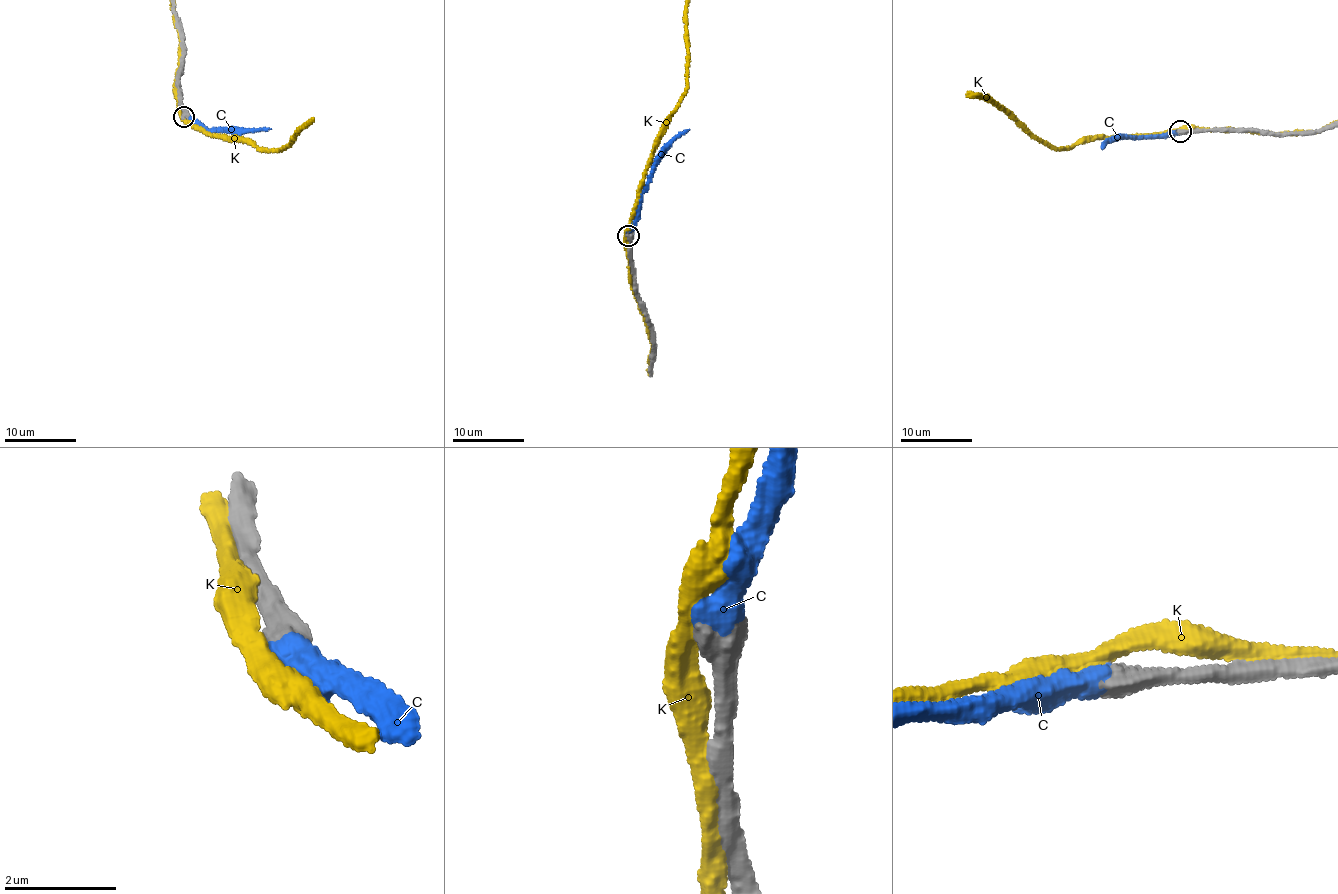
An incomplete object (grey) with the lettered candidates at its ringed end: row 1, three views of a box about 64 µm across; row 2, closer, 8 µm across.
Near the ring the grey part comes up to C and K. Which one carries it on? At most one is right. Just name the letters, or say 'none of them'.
C

